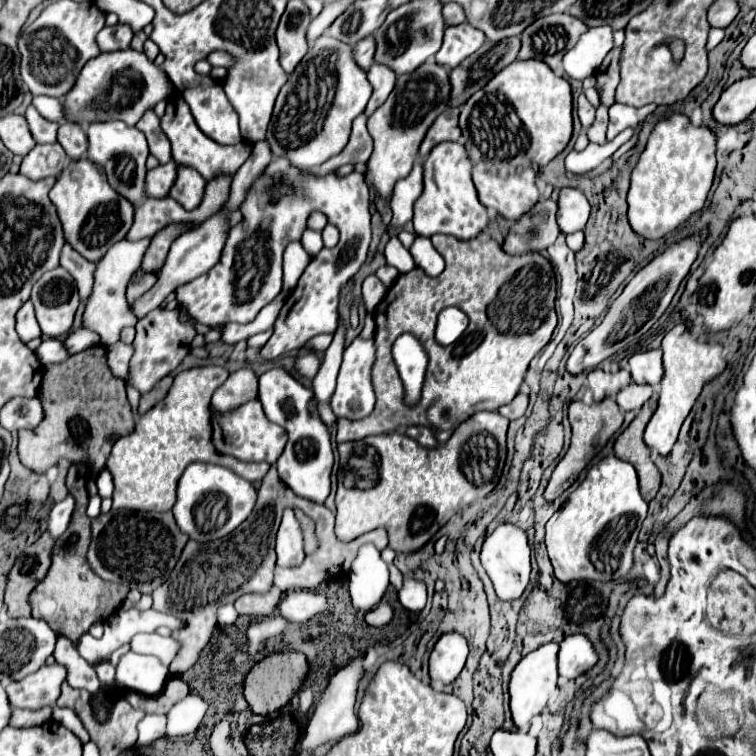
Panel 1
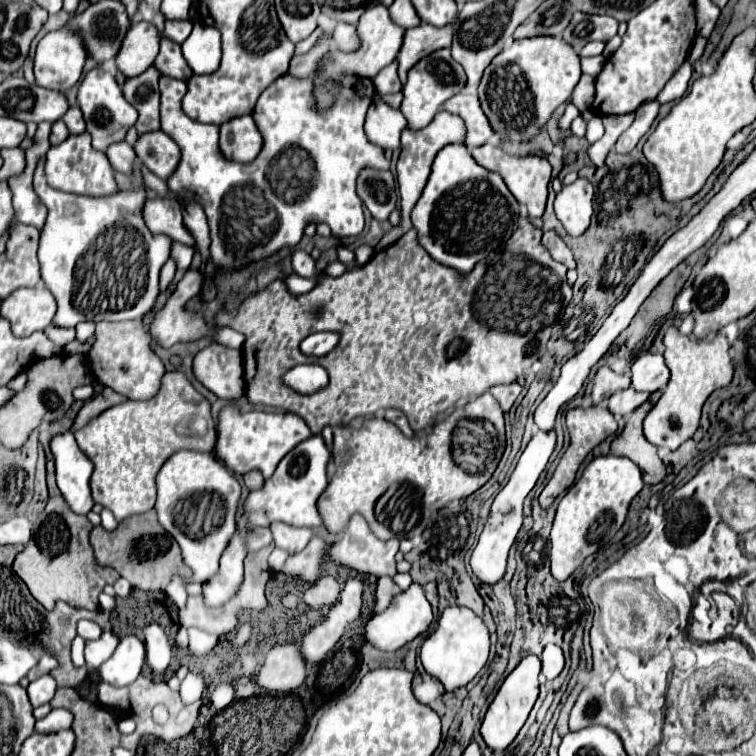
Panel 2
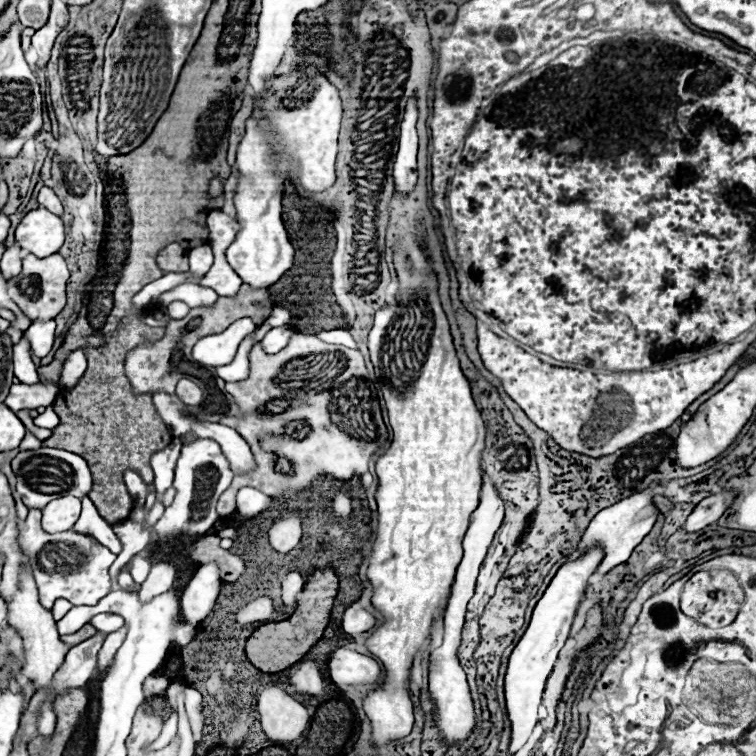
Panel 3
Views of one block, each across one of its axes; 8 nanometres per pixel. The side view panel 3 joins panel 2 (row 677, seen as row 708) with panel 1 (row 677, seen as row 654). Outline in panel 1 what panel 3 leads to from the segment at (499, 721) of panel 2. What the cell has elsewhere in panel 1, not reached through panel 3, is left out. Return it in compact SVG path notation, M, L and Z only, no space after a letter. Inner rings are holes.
M550 642L550 644L544 644L544 646L536 648L528 656L524 656L516 664L516 668L512 670L508 694L510 694L510 714L512 714L514 726L518 726L518 728L520 726L528 726L530 720L536 714L540 714L540 710L546 706L550 692L556 690L556 680L558 680L556 656L558 656L558 644Z

